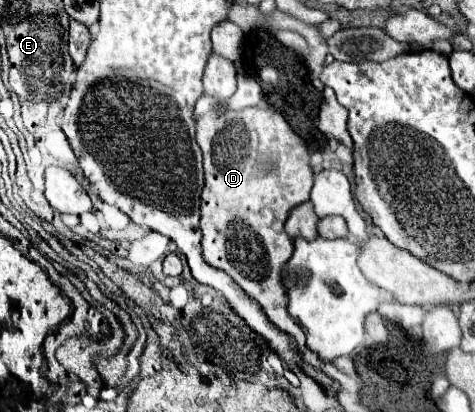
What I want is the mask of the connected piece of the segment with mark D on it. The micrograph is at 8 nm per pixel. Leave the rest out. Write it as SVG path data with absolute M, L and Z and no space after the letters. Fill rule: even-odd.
M250 107L244 111L228 111L228 109L214 109L200 119L196 119L198 129L198 145L204 155L204 191L202 191L202 251L206 263L212 267L218 267L226 271L248 297L258 301L266 317L284 333L292 335L298 343L298 351L302 353L302 359L310 363L314 369L322 371L324 375L332 377L342 385L344 391L356 391L356 383L352 383L344 373L340 373L332 363L318 361L318 355L312 353L306 347L306 337L302 329L286 315L286 291L282 287L280 273L284 269L284 263L290 259L294 251L292 237L284 231L286 217L292 207L298 203L308 201L310 189L312 189L312 169L310 169L310 153L306 149L306 143L302 137L298 137L292 127L286 123L286 131L280 131L280 119L284 119L278 111L262 109L262 107Z

